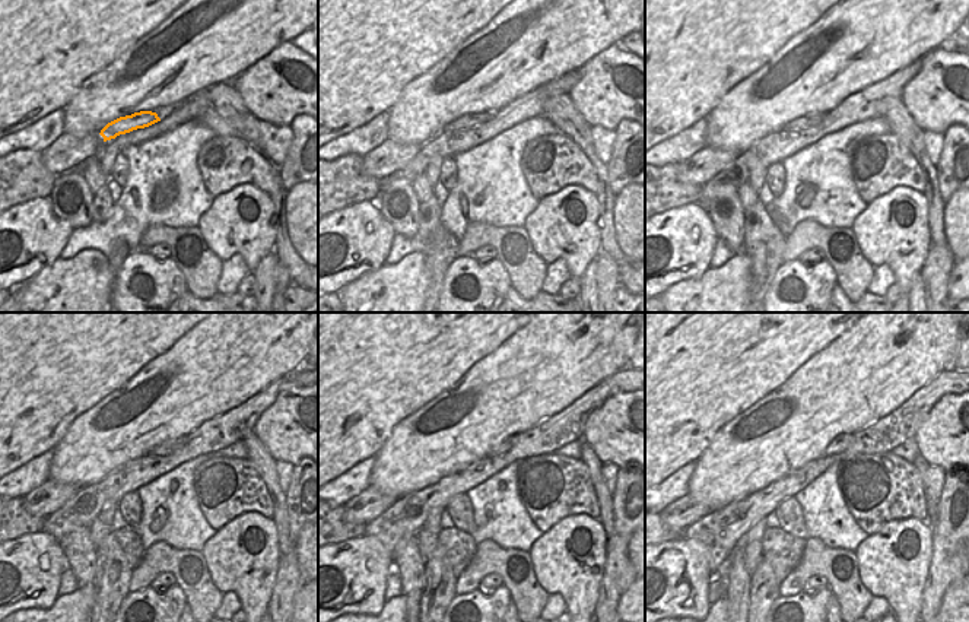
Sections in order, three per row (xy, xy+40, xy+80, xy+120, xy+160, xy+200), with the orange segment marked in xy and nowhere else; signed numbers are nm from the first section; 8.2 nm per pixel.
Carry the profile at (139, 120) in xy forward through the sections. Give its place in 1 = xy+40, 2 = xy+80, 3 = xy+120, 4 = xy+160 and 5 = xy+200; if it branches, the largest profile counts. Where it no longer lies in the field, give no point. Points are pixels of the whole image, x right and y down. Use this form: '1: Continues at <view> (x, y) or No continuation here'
1: Continues at xy+40 (472, 120)
2: Continues at xy+80 (813, 118)
3: Continues at xy+120 (165, 448)
4: Continues at xy+160 (507, 444)
5: Continues at xy+200 (841, 443)

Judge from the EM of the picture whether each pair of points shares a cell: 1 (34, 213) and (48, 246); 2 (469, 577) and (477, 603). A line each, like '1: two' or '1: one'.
1: one
2: two

